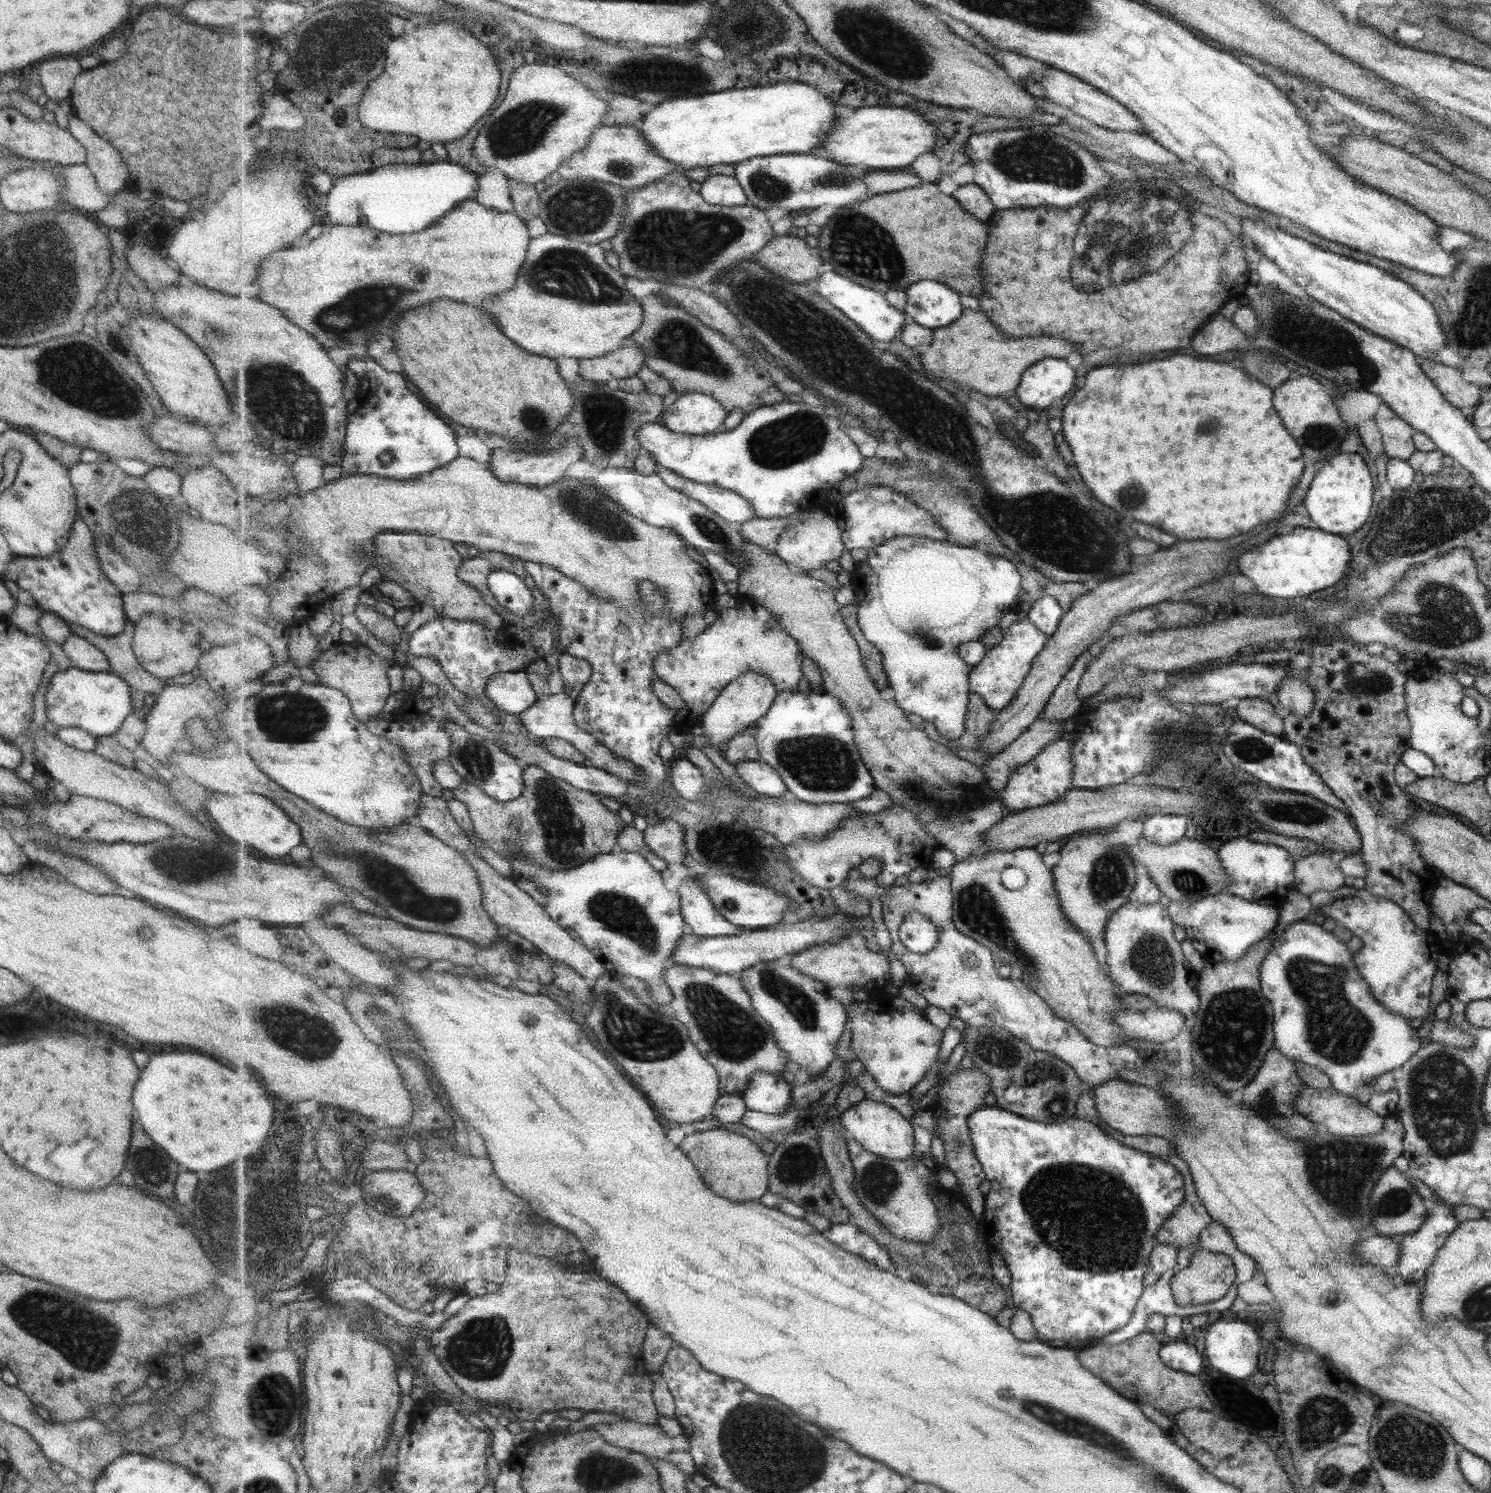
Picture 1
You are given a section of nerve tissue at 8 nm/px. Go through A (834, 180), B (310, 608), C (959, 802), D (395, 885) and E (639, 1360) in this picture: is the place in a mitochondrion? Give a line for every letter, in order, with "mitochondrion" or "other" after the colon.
A: mitochondrion
B: other
C: mitochondrion
D: mitochondrion
E: other

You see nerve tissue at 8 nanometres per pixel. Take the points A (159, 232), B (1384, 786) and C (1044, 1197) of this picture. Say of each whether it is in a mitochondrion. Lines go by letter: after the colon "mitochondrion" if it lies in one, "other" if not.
A: other
B: other
C: mitochondrion

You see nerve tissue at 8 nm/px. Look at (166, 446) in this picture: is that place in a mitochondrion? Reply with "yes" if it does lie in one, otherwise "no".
no

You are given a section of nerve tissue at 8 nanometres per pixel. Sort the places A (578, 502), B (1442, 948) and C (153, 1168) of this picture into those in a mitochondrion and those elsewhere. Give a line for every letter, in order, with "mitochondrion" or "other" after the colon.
A: mitochondrion
B: other
C: mitochondrion

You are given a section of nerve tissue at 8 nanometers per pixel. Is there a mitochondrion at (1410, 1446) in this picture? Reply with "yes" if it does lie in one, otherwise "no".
yes

